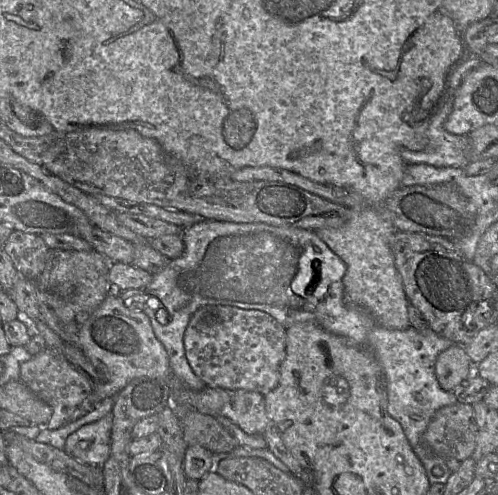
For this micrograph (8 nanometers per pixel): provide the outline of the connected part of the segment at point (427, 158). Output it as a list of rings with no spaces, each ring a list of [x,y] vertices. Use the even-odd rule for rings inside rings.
[[[444,93],[437,101],[431,118],[427,138],[428,145],[422,151],[401,150],[401,158],[407,165],[427,164],[434,167],[464,168],[470,162],[470,143],[467,135],[455,135],[444,129],[444,123],[452,111],[453,97]]]

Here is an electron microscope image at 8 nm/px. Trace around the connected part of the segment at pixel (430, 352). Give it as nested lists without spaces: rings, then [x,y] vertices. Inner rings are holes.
[[[204,219],[198,223],[195,223],[193,226],[190,226],[189,228],[185,228],[182,233],[182,240],[184,243],[184,251],[182,255],[178,258],[170,260],[170,262],[164,268],[162,268],[157,273],[152,274],[151,282],[144,288],[144,292],[150,295],[150,299],[147,300],[147,303],[143,309],[143,312],[146,315],[148,315],[148,317],[150,318],[151,327],[153,329],[154,335],[161,342],[161,344],[164,346],[165,350],[167,351],[172,375],[175,378],[177,378],[184,386],[188,387],[193,391],[200,391],[204,387],[206,387],[206,385],[192,371],[187,361],[187,358],[185,356],[185,350],[184,350],[184,344],[183,344],[183,336],[184,336],[184,332],[187,327],[187,324],[189,322],[189,319],[191,315],[199,308],[206,305],[223,305],[223,306],[234,306],[241,309],[260,310],[272,316],[285,329],[287,329],[288,327],[296,323],[311,322],[320,326],[322,329],[330,333],[333,333],[337,336],[340,336],[346,339],[350,344],[354,346],[368,347],[372,351],[376,361],[378,362],[378,364],[380,365],[383,371],[385,389],[387,394],[388,414],[392,418],[394,418],[397,422],[400,423],[407,440],[409,441],[411,447],[413,448],[413,450],[415,451],[415,453],[423,463],[423,466],[426,472],[432,472],[431,469],[433,469],[433,467],[437,465],[437,466],[443,467],[442,469],[443,473],[439,476],[444,477],[447,473],[451,473],[449,468],[445,464],[444,459],[438,456],[437,454],[435,454],[434,452],[432,452],[423,442],[423,434],[431,418],[435,414],[435,412],[444,406],[452,405],[458,402],[452,391],[450,392],[445,391],[439,386],[439,383],[435,377],[436,358],[440,352],[444,351],[445,349],[449,348],[454,344],[451,340],[438,335],[428,326],[423,330],[416,330],[411,326],[409,326],[404,330],[394,330],[394,329],[382,327],[378,325],[376,321],[369,314],[367,314],[363,310],[360,310],[348,304],[345,298],[344,286],[342,282],[346,272],[345,264],[334,252],[330,250],[330,248],[317,236],[317,234],[313,230],[293,227],[293,226],[273,226],[266,223],[235,223],[235,222],[228,222],[228,221],[216,221],[216,220]],[[159,307],[163,308],[167,312],[168,320],[166,324],[161,324],[156,318],[156,310]]]

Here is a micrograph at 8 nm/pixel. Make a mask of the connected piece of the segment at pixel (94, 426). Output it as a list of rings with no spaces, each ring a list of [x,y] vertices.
[[[111,413],[98,421],[82,426],[69,435],[64,451],[86,465],[102,467],[110,455],[112,426]]]

